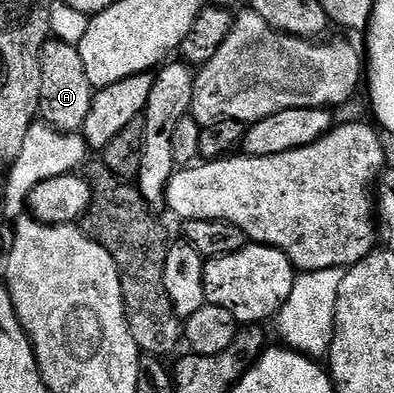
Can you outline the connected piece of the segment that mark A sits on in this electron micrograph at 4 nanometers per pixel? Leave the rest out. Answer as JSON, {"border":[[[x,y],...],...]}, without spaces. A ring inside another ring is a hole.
{"border":[[[57,39],[44,43],[39,57],[39,118],[62,134],[75,134],[84,126],[93,94],[94,88],[86,77],[79,48]]]}

